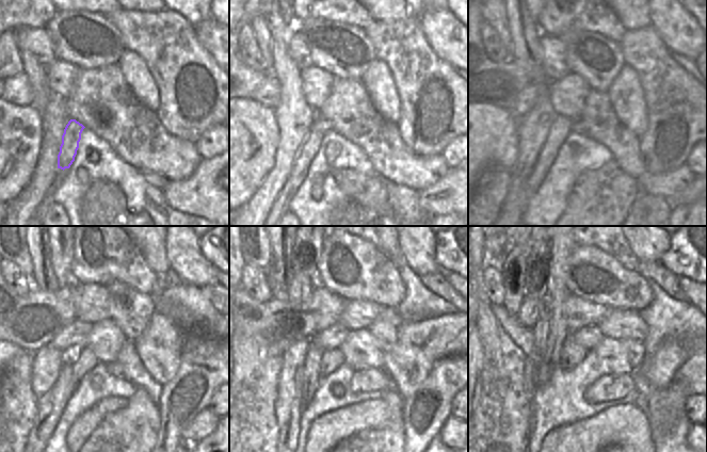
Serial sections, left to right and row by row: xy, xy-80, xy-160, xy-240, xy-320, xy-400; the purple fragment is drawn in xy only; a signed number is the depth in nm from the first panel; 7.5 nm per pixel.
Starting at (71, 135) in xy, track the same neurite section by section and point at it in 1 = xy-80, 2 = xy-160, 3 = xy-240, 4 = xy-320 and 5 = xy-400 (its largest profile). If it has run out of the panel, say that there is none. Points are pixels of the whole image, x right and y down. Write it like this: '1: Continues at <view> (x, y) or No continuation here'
1: Continues at xy-80 (320, 124)
2: Continues at xy-160 (576, 127)
3: Continues at xy-240 (113, 368)
4: Continues at xy-320 (364, 380)
5: Continues at xy-400 (617, 385)

